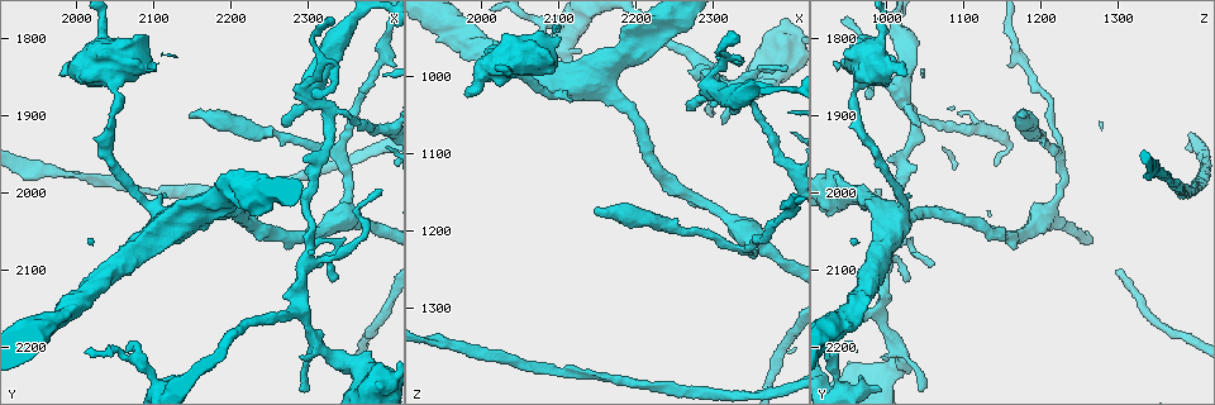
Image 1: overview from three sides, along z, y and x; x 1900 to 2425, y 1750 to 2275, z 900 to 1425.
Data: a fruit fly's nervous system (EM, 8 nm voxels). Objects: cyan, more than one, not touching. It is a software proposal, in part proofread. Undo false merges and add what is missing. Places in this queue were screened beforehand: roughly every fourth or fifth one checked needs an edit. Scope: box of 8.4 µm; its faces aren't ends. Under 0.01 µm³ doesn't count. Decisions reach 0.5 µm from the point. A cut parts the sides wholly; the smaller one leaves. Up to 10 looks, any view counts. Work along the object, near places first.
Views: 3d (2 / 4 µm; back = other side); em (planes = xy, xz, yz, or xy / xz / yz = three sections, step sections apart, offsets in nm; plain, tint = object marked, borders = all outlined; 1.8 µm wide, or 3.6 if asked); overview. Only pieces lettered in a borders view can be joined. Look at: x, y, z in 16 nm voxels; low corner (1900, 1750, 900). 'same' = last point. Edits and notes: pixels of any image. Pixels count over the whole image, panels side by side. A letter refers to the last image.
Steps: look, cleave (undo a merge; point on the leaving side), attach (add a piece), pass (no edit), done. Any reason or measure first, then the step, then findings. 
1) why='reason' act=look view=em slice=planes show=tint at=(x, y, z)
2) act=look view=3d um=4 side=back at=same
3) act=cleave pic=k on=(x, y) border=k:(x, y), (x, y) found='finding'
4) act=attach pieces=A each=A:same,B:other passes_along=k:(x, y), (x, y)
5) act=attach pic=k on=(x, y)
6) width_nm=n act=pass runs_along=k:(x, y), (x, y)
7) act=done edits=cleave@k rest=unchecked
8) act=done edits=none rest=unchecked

why='long arm stops here' act=look view=em slice=planes show=borders at=(2145, 1900, 1170)

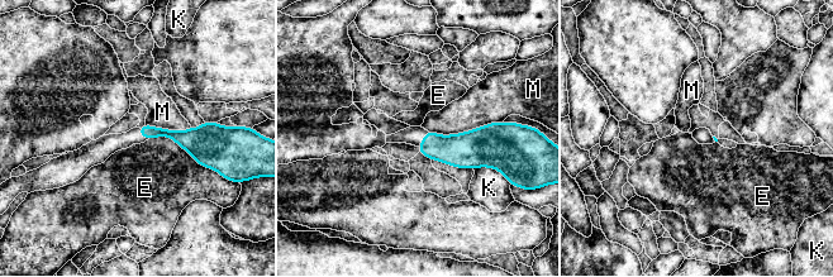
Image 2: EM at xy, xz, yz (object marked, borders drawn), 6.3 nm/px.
act=pass each=E:other,K:other,M:other border=2:(501, 120), (452, 134), (428, 132) found='none of them fits'

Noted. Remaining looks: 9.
why='arms part here' act=look view=em slice=xy step=8 show=borders at=(2330, 1895, 1035)

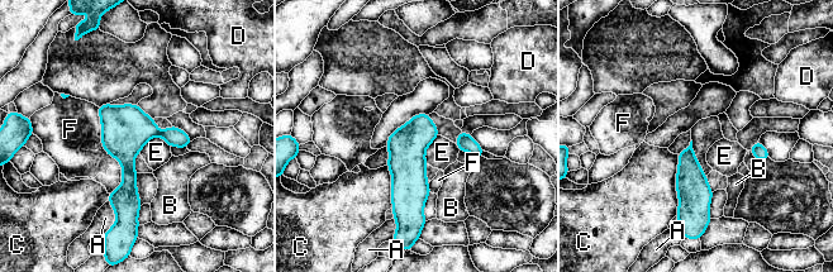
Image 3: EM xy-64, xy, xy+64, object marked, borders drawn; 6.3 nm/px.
act=look view=em slice=xz step=16 show=borders at=same

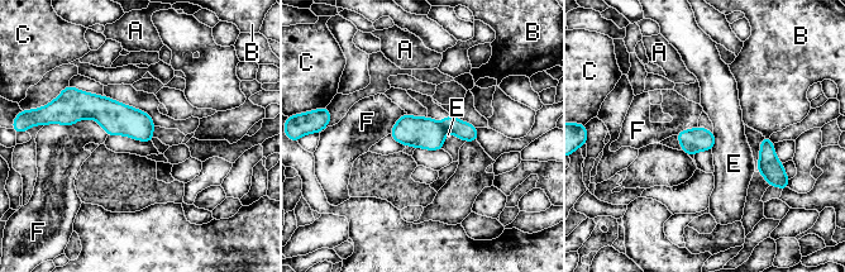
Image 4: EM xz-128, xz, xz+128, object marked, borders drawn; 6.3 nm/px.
act=cleave pic=4 on=(463, 130) each=A:other,B:other,C:other,E:other,F:other border=4:(439, 123), (448, 130) found='a second cell is stuck on'

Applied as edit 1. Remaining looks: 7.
why='branch stops here' act=look view=em slice=planes show=tint at=(2125, 2240, 965)

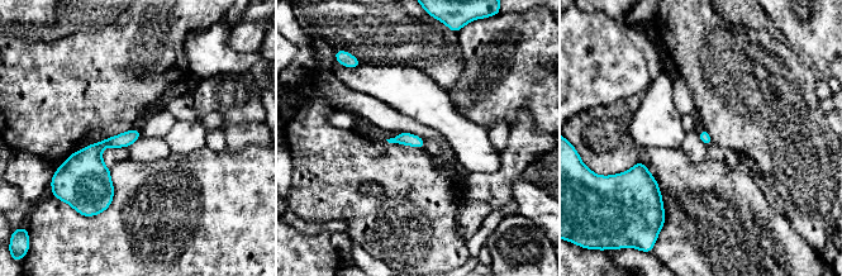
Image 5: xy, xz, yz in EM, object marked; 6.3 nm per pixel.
act=look view=em slice=planes show=borders at=same

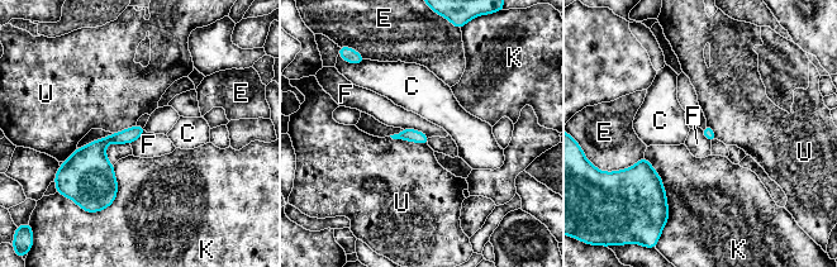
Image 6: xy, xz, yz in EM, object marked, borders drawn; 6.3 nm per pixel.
act=pass each=C:other,E:other,F:other,K:other,U:other border=6:(403, 128), (413, 128), (429, 137) found='no lettered piece goes on from it'

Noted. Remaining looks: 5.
act=look view=overview

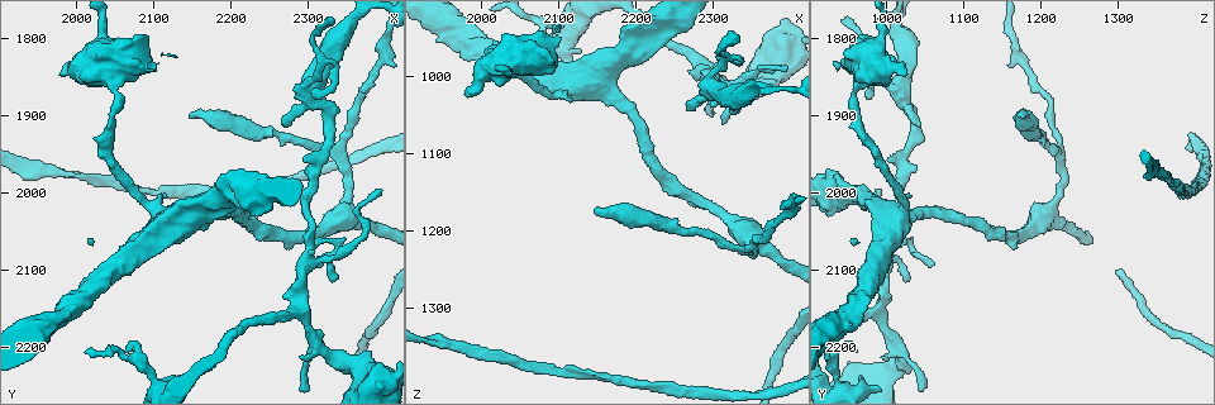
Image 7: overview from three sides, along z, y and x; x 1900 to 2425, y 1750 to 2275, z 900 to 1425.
why='thick end' act=look view=em slice=xz step=4 show=tint at=(1980, 1845, 1025)

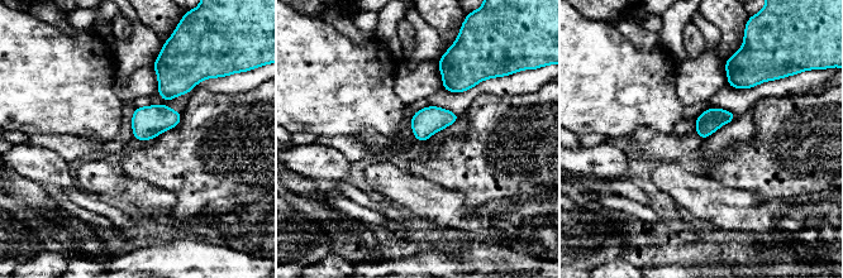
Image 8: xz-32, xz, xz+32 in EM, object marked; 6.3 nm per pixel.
why='another direction' act=look view=em slice=xy step=16 show=borders at=same

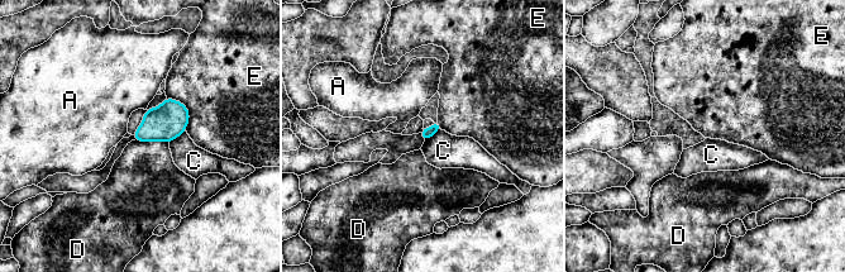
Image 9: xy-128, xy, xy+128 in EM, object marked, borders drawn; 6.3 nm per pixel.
longest_contact=E:240nm act=pass each=A:other,C:other,D:other,E:other found='no lettered piece goes on from it'

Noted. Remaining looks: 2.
act=done edits=cleave@4 rest=unchecked

